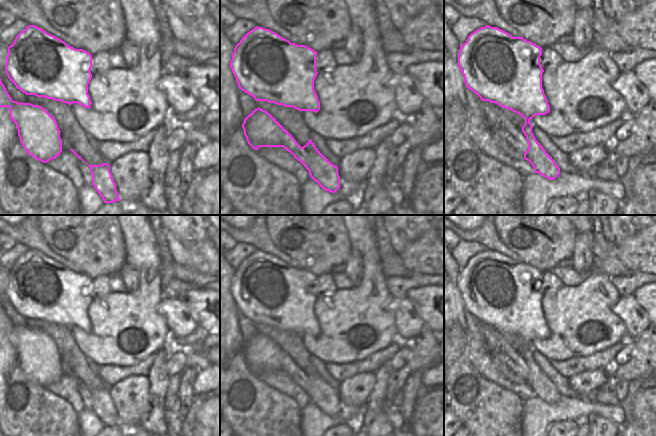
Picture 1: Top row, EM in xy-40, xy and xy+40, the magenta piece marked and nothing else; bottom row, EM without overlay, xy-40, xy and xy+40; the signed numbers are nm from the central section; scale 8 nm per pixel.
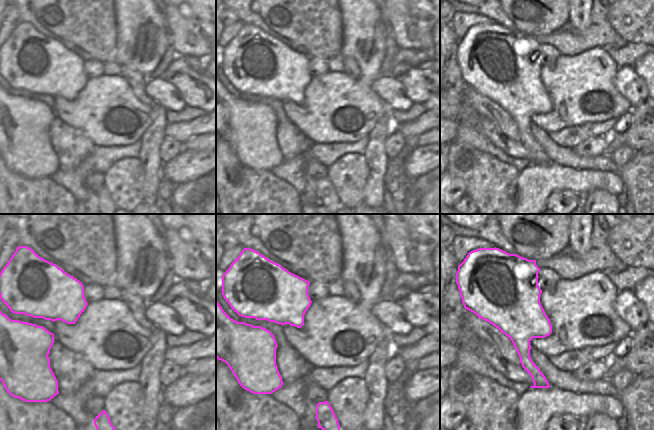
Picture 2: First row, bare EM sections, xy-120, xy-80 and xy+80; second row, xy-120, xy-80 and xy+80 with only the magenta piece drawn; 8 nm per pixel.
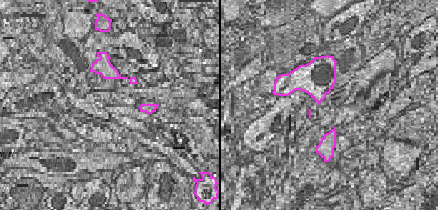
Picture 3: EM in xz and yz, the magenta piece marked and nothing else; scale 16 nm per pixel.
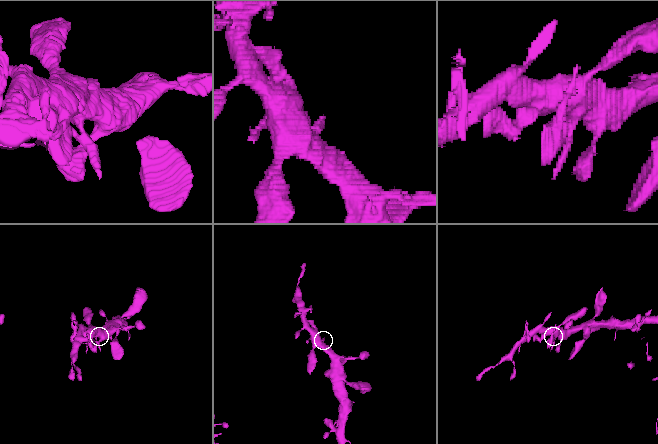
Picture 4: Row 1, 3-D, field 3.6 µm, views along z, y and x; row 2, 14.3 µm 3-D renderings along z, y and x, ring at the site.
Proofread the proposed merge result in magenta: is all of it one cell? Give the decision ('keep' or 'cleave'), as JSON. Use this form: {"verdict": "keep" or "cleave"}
{"verdict": "keep"}

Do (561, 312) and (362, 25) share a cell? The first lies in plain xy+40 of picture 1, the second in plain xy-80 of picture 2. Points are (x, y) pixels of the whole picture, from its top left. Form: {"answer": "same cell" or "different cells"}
{"answer": "same cell"}

